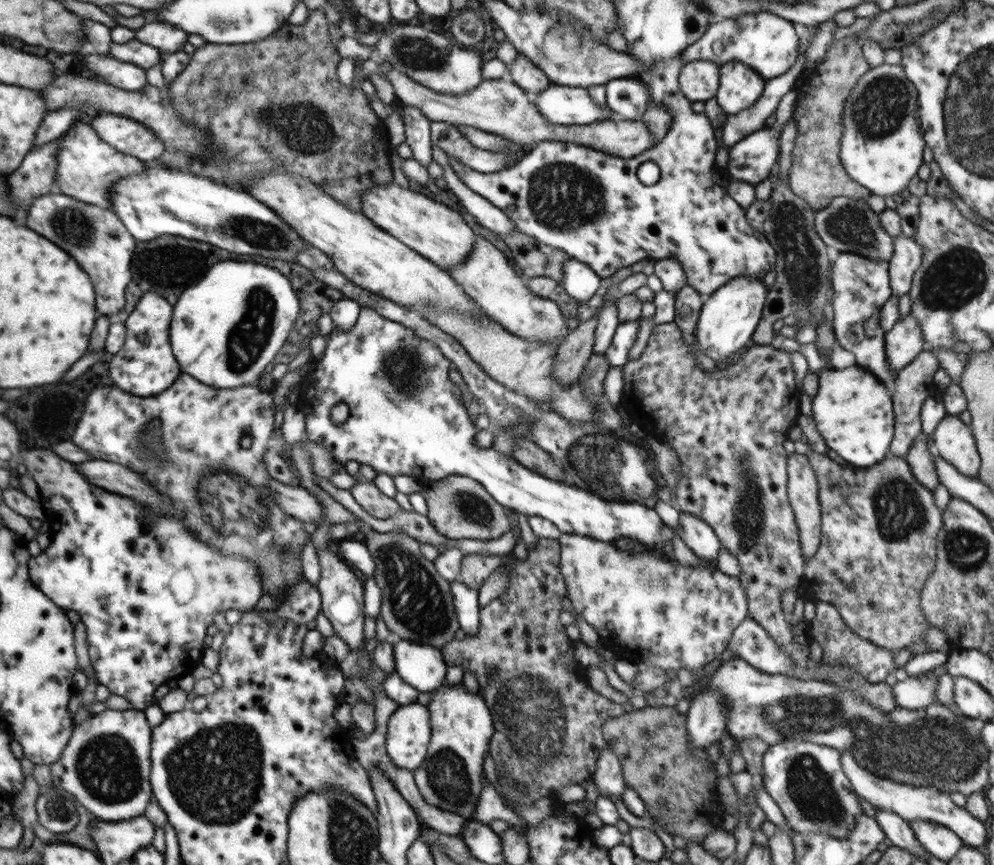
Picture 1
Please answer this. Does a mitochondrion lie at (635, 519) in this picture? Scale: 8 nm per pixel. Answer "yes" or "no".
no

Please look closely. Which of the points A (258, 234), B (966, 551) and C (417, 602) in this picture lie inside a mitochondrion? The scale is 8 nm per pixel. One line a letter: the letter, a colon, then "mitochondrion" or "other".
A: mitochondrion
B: mitochondrion
C: mitochondrion

